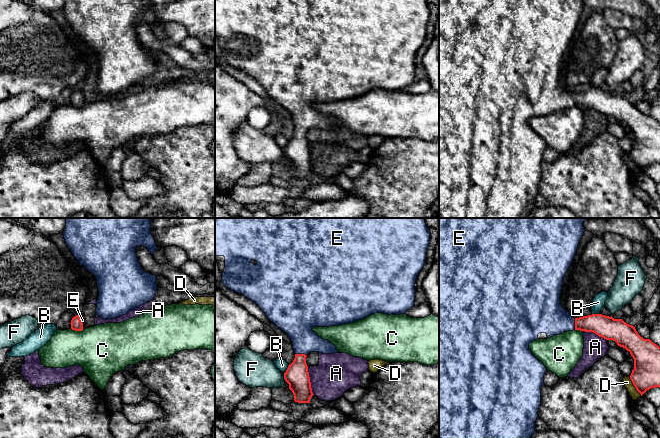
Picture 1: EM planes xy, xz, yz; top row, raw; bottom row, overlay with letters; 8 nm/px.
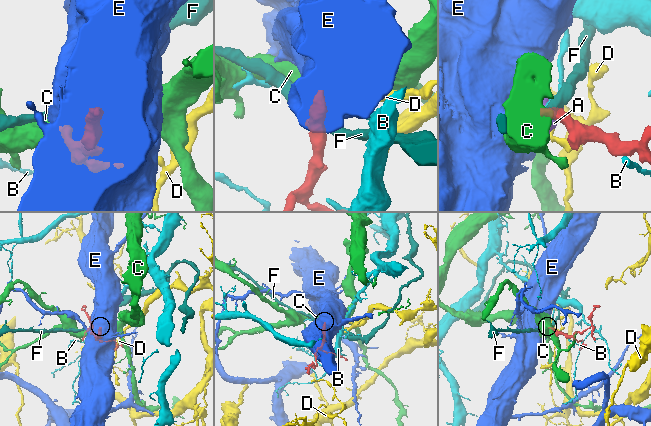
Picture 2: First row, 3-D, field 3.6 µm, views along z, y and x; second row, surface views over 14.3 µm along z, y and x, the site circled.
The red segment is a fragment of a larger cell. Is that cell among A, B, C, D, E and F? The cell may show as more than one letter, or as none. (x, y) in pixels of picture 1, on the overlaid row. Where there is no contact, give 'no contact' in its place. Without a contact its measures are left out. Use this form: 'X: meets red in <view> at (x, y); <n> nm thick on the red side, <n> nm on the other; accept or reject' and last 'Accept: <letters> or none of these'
A: meets red in xz at (309, 381); 190 nm thick on the red side, 320 nm on the other; reject
B: meets red in xz at (287, 368); 190 nm thick on the red side, 90 nm on the other; reject
C: meets red in xy at (77, 330); 90 nm thick on the red side, 400 nm on the other; reject
D: meets red in yz at (634, 385); 220 nm thick on the red side, 70 nm on the other; reject
E: meets red in xz at (301, 354); 190 nm thick on the red side, 240 nm on the other; accept
F: meets red in xz at (284, 378); 190 nm thick on the red side, 260 nm on the other; reject
Accept: E

